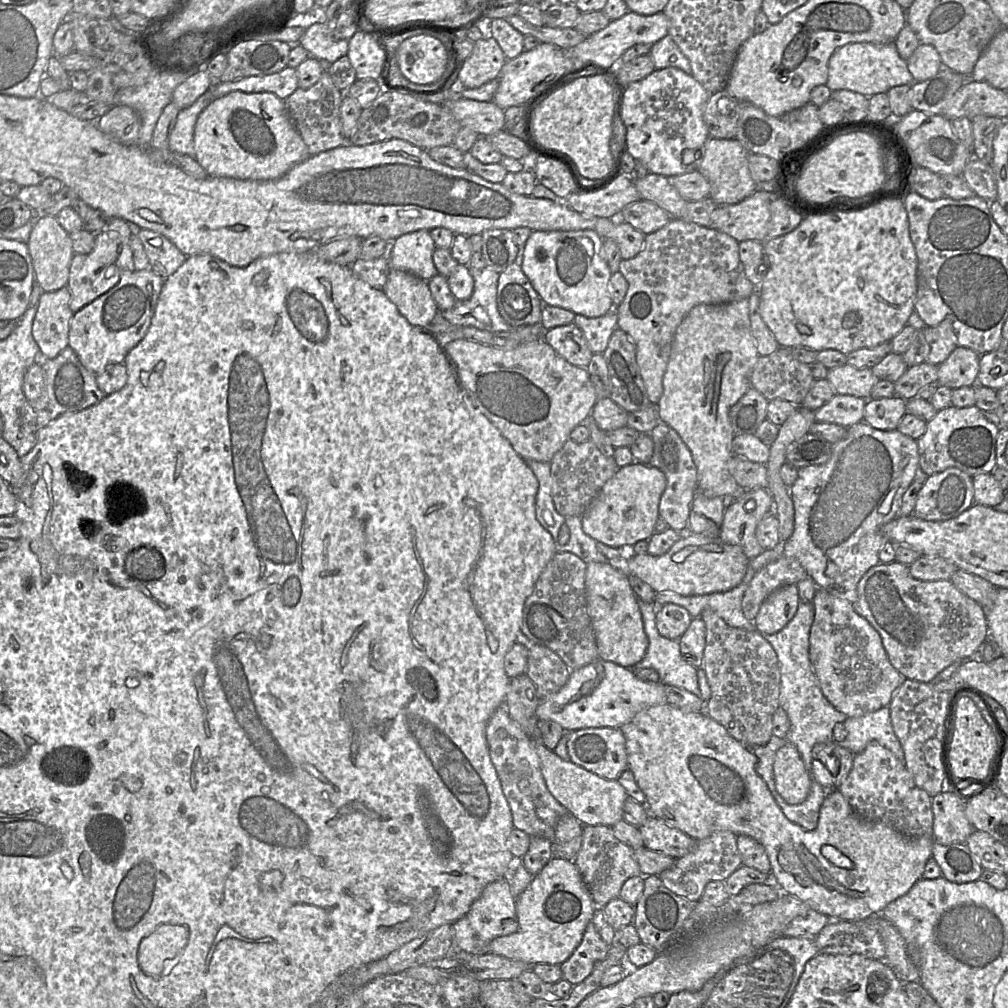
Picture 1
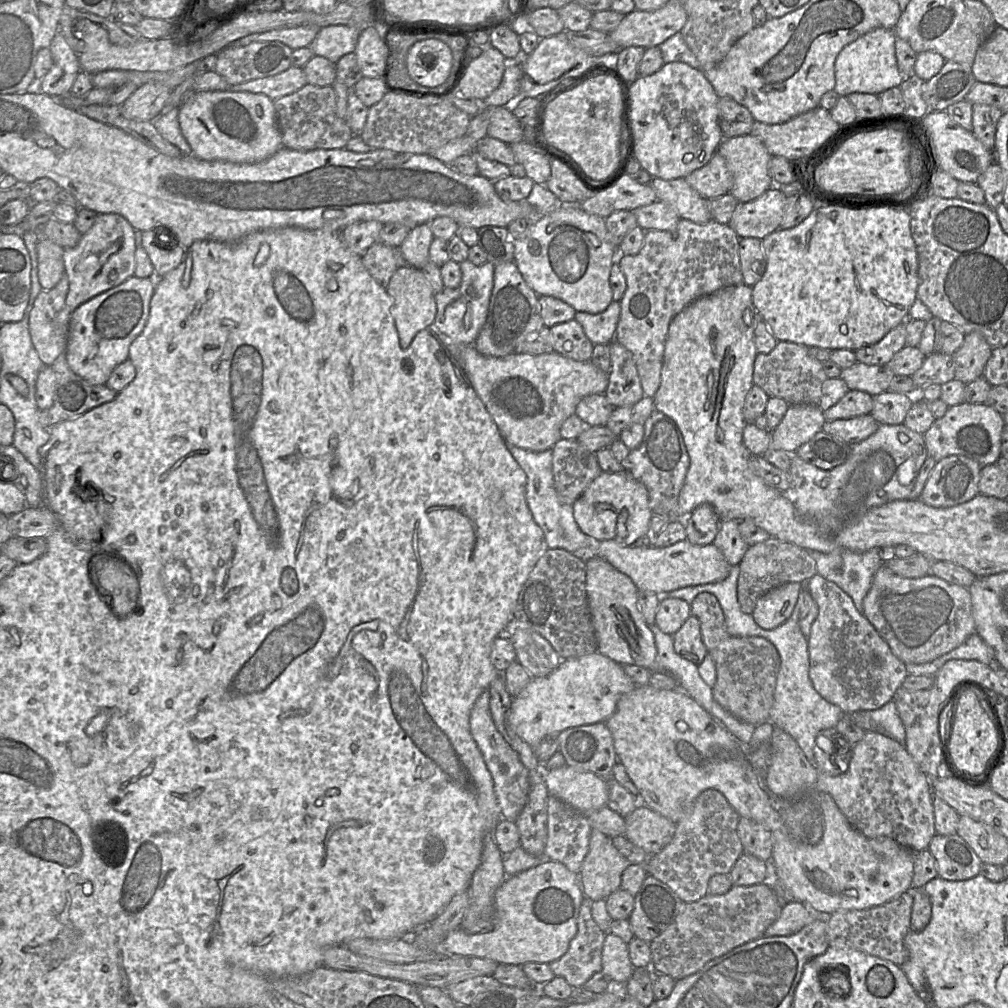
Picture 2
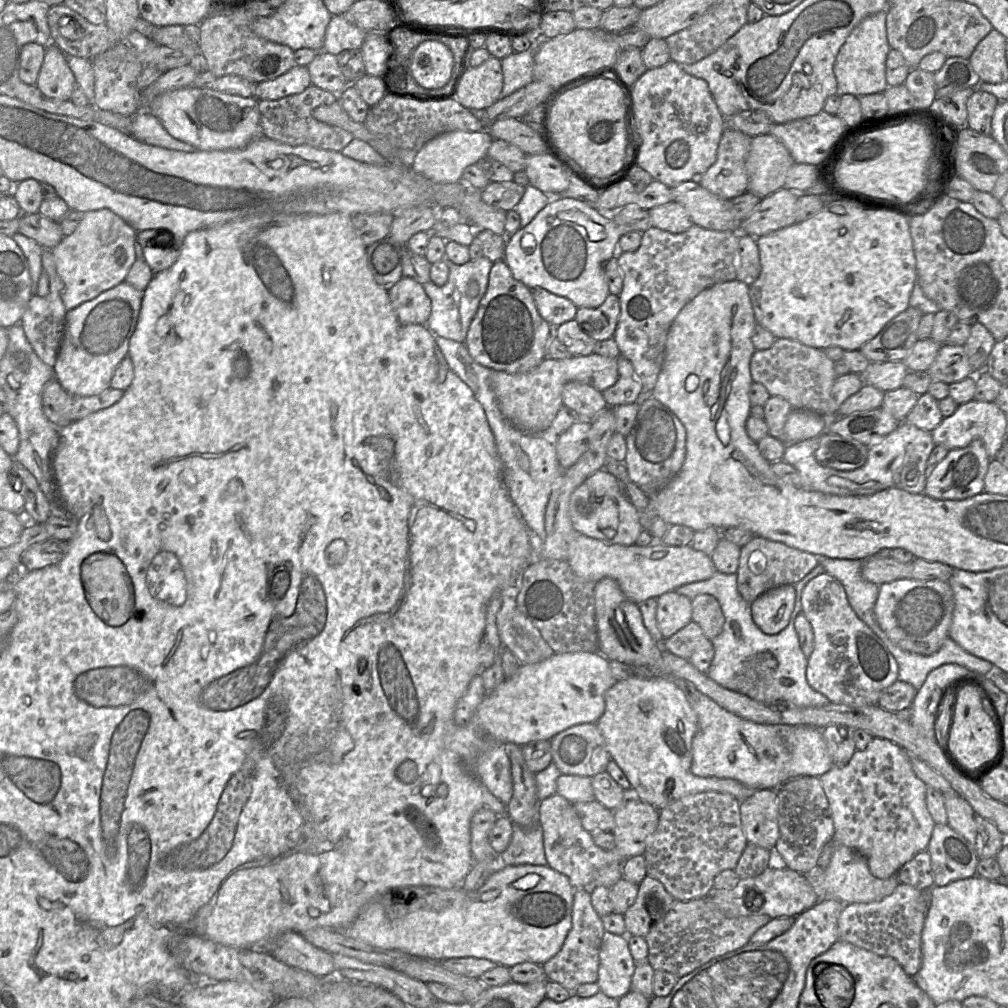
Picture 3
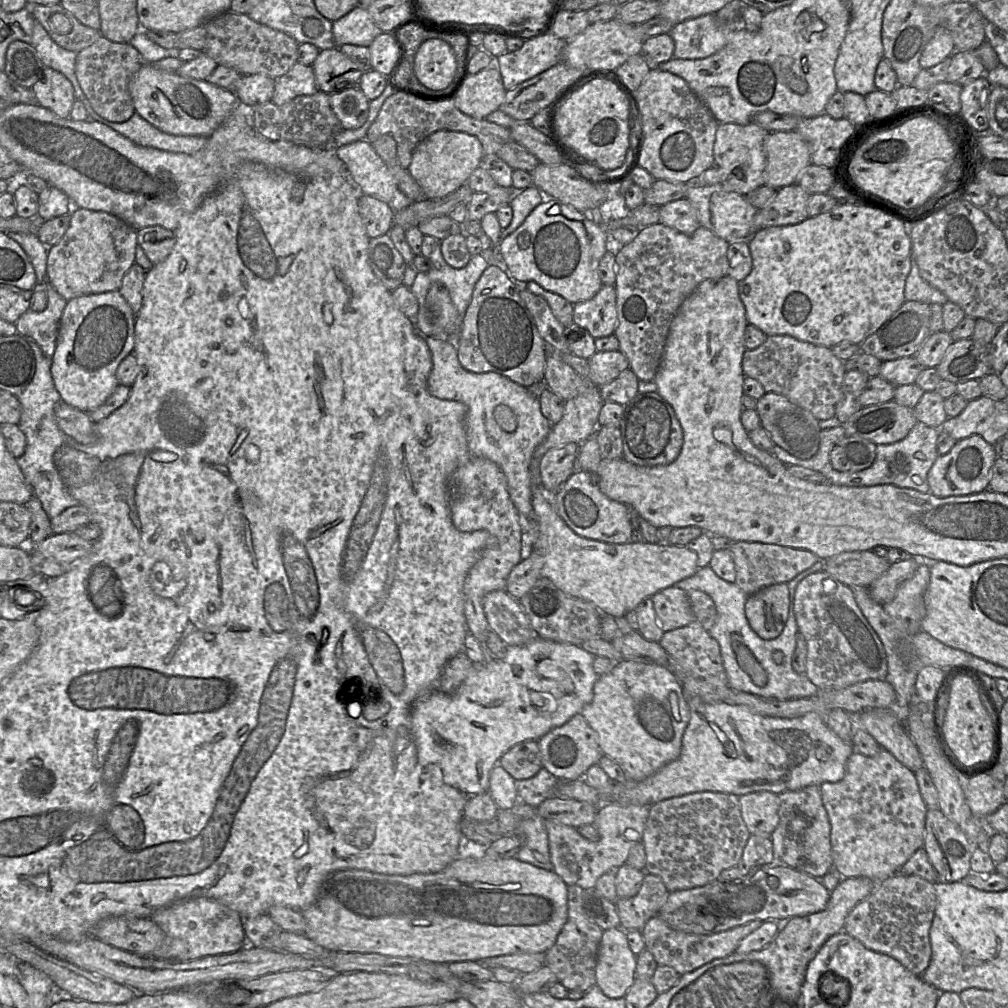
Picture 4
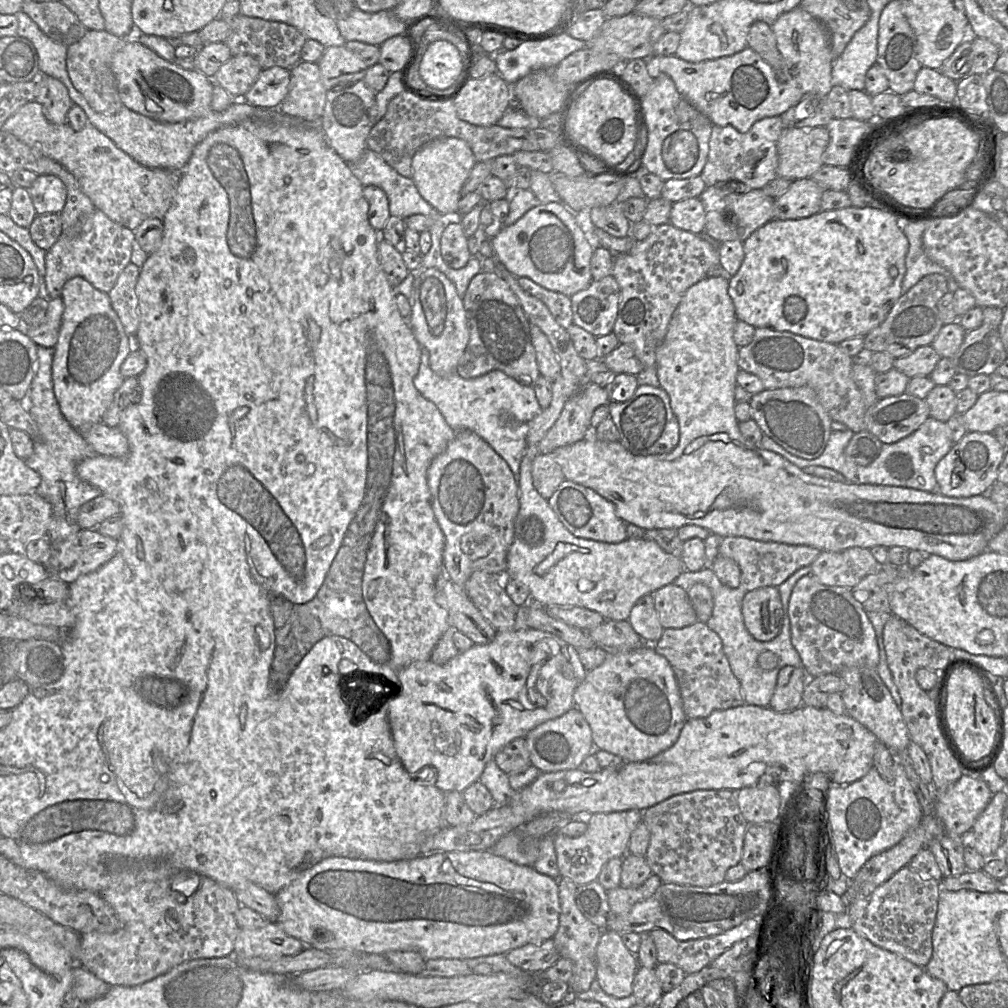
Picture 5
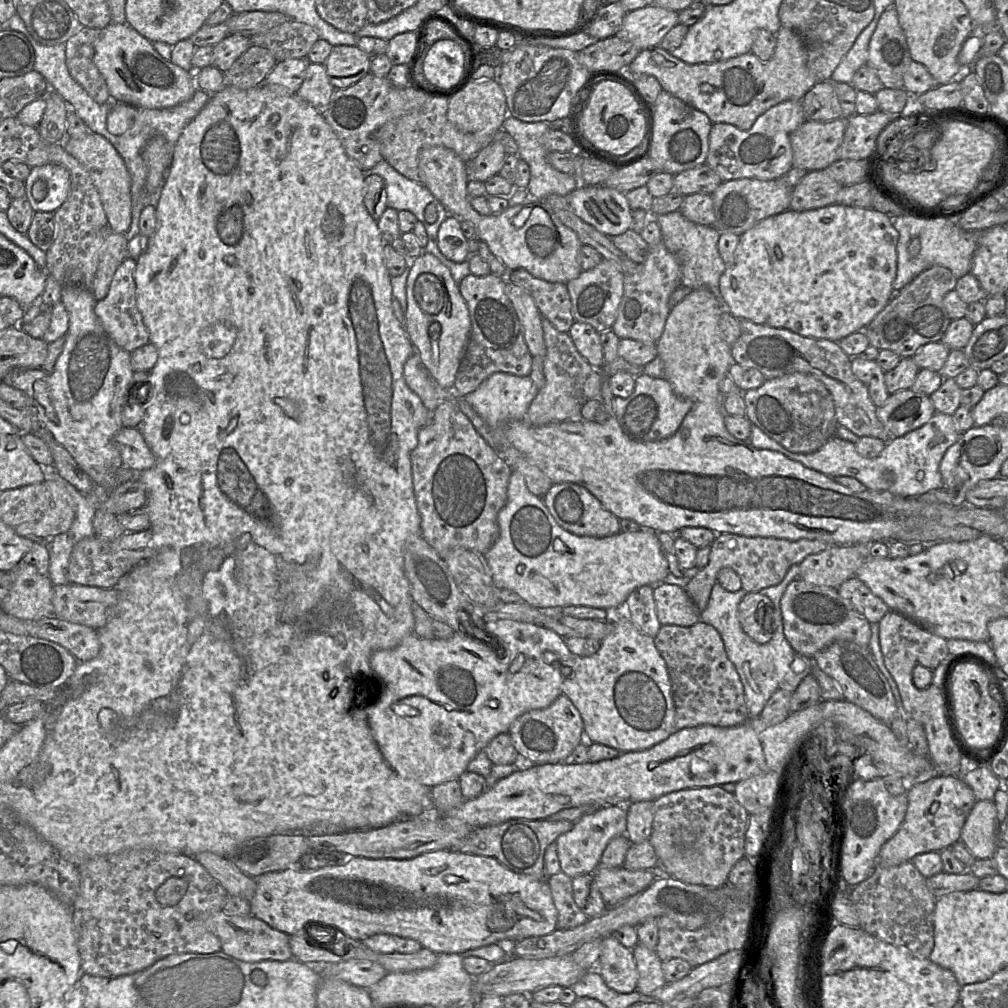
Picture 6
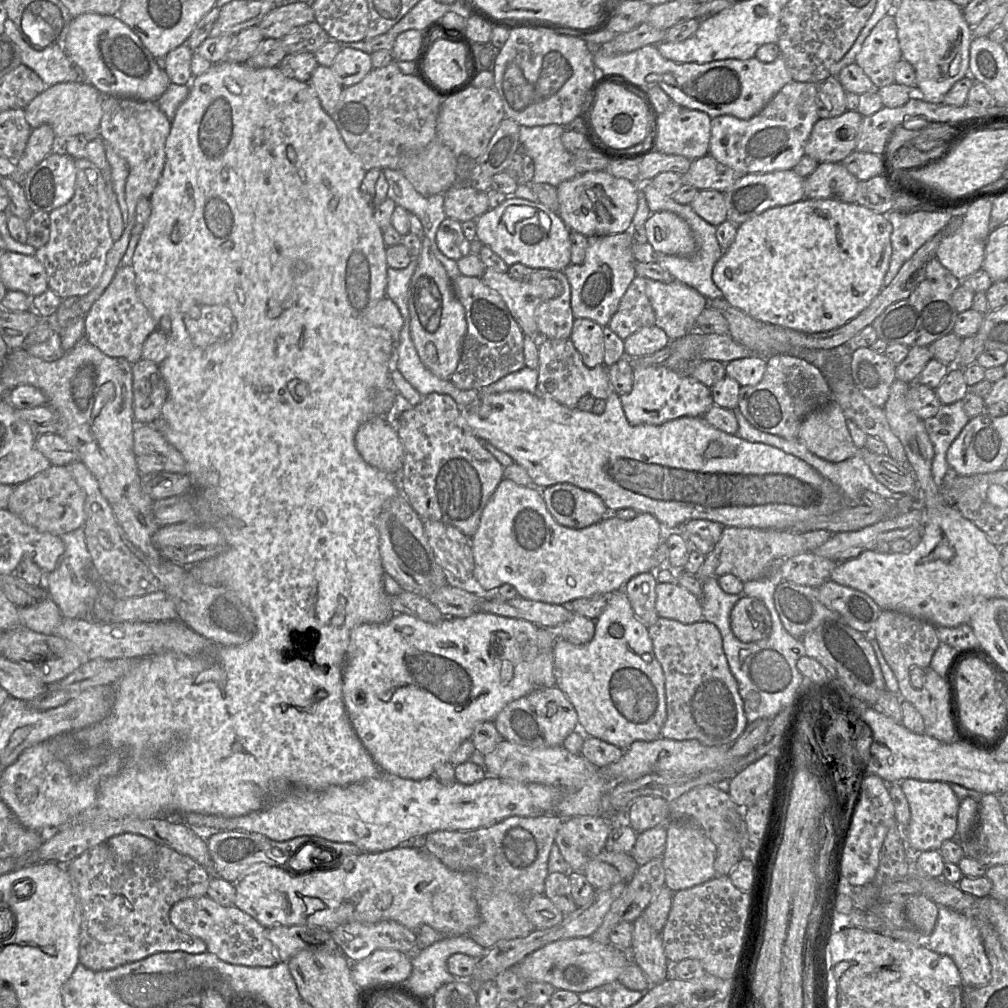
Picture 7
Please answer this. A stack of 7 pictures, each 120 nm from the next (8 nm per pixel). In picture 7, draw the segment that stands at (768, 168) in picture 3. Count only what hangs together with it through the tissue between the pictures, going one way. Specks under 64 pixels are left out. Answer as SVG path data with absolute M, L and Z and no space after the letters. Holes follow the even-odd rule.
M845 111L834 118L819 118L805 144L805 155L821 163L841 163L855 151L863 117L856 111Z

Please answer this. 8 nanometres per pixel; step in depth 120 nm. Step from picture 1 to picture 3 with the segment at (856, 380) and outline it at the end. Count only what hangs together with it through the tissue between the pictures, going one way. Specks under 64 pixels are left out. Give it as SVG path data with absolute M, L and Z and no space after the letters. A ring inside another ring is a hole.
M903 361L870 362L861 376L865 384L886 392L903 386L909 369Z

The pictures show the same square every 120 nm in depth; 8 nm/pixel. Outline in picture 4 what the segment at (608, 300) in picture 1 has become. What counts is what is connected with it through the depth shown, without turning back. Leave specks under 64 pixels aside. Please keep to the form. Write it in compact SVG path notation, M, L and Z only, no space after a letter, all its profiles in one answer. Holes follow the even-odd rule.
M552 199L536 206L523 223L501 241L499 252L514 281L534 281L575 304L593 298L603 286L599 263L607 250L614 250L611 234L619 228L628 229L635 237L641 231L630 213L624 218L595 224L572 206Z

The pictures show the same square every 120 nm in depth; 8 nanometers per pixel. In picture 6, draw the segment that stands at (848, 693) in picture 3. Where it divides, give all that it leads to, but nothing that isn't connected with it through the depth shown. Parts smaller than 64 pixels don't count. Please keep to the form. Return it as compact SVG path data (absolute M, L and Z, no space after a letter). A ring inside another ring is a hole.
M796 578L787 586L780 600L780 609L787 641L797 653L806 657L814 657L838 640L869 645L871 623L856 611L849 600L841 598L835 588L816 586Z

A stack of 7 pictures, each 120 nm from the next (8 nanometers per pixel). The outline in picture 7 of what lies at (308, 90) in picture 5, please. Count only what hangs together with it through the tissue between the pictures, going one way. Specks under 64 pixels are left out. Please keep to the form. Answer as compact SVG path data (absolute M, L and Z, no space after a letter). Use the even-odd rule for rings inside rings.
M318 65L309 83L315 90L322 108L331 116L344 90L331 68Z

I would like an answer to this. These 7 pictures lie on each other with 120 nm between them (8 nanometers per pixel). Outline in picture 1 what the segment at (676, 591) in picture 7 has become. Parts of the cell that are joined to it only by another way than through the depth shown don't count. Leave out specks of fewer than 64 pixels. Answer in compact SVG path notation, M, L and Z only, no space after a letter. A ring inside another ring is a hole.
M676 604L658 606L656 627L664 638L679 640L691 624L692 616L683 607Z

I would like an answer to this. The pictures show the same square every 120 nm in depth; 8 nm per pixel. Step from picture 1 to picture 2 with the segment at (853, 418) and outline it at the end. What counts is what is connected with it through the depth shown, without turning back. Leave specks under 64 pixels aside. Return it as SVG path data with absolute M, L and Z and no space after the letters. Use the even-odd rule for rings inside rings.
M849 390L835 405L823 411L826 421L849 419L870 414L874 405L874 397L867 392Z

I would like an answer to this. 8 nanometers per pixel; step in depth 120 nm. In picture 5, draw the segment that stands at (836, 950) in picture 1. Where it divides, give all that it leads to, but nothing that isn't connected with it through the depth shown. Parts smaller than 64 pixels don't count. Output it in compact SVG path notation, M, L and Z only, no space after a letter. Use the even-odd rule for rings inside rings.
M905 866L871 894L847 905L845 924L876 946L925 967L932 957L932 930L940 891L939 881L926 879Z

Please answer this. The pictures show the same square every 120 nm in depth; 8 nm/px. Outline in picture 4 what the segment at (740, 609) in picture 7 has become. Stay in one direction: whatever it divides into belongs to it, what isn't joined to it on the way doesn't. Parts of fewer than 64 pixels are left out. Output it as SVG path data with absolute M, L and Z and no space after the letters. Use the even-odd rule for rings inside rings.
M787 583L770 585L749 595L745 616L751 628L764 640L777 638L783 631L789 612Z

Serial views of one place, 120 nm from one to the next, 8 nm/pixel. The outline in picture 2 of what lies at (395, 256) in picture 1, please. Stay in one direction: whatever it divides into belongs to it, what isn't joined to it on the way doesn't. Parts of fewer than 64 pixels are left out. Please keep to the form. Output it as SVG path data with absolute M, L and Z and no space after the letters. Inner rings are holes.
M421 224L411 229L400 246L408 266L422 269L429 261L429 249L434 235L429 224Z

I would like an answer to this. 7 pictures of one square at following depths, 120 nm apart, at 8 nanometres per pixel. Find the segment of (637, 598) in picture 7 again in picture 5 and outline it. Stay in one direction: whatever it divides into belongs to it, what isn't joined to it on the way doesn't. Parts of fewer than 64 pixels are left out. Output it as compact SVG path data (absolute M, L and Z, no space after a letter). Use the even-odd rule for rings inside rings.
M646 594L637 600L627 621L646 644L656 643L664 630L651 594Z

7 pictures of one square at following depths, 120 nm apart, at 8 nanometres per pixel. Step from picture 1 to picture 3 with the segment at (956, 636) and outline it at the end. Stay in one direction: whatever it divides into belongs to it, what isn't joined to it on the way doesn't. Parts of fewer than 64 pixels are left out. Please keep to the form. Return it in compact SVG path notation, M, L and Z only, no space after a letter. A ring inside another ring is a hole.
M899 579L879 586L874 606L876 620L889 639L908 652L929 656L949 637L954 610L953 592L947 581L939 579Z

